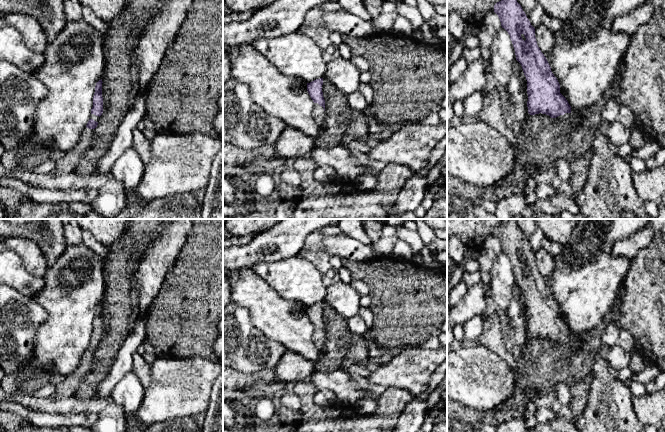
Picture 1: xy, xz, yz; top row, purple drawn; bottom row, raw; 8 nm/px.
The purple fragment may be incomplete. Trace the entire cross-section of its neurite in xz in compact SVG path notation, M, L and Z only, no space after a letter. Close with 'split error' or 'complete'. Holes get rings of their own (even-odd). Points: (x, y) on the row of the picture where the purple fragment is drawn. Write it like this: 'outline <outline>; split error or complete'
outline M323 78L307 83L307 91L314 102L313 119L321 125L325 119L325 100L322 92Z; split error

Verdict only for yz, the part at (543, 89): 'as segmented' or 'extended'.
extended

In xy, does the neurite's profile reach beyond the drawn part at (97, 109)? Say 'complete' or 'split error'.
split error

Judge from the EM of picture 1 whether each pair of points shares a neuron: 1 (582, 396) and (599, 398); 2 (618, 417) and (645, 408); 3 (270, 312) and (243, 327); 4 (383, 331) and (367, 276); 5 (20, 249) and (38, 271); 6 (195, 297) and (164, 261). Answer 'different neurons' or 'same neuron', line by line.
1: different neurons
2: different neurons
3: different neurons
4: same neuron
5: same neuron
6: different neurons

